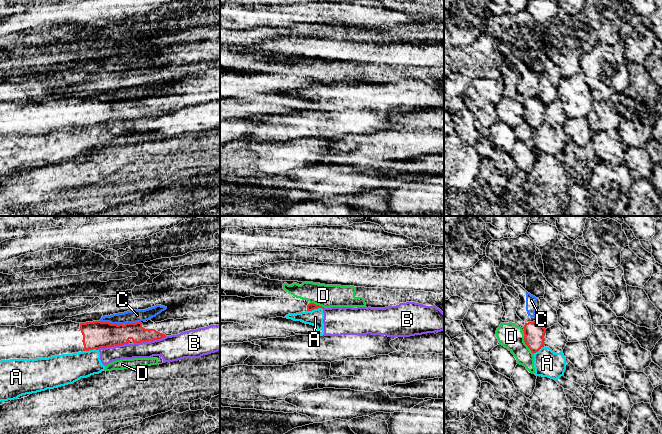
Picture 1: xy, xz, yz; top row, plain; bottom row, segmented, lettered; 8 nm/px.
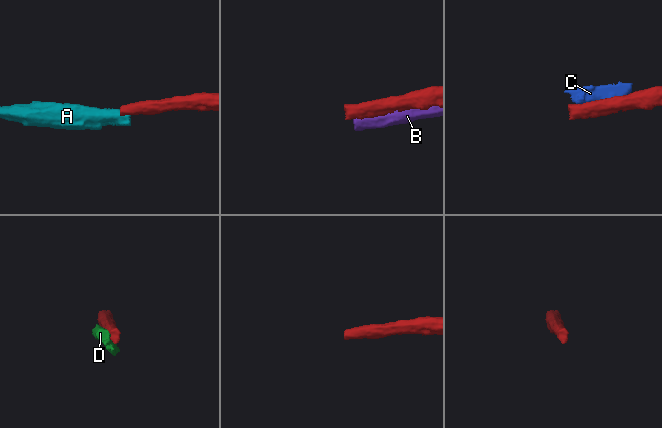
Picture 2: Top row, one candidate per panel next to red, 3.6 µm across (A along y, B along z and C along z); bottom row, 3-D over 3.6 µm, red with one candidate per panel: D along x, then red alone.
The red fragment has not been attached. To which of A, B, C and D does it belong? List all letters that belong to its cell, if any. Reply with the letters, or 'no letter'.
no letter

